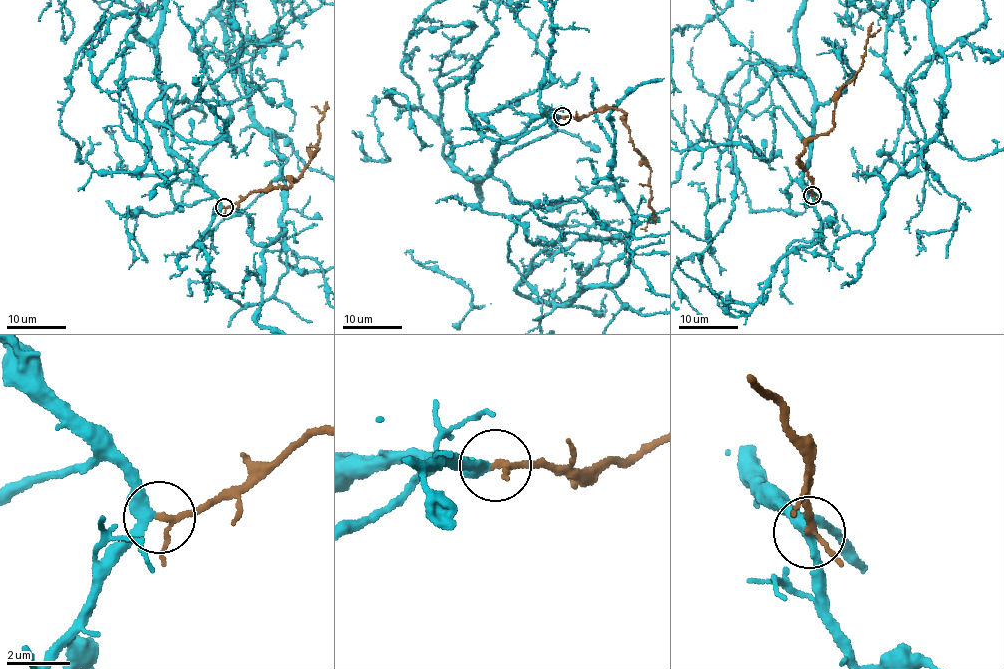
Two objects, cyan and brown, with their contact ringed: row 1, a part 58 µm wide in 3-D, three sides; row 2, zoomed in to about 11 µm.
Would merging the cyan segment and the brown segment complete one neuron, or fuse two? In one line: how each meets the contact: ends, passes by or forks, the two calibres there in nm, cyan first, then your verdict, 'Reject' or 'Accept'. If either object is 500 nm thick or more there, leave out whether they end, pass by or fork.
At the ring cyan passes by. At the ring brown passes by. Thickness 360 nm (cyan) against 160 nm. Accept

